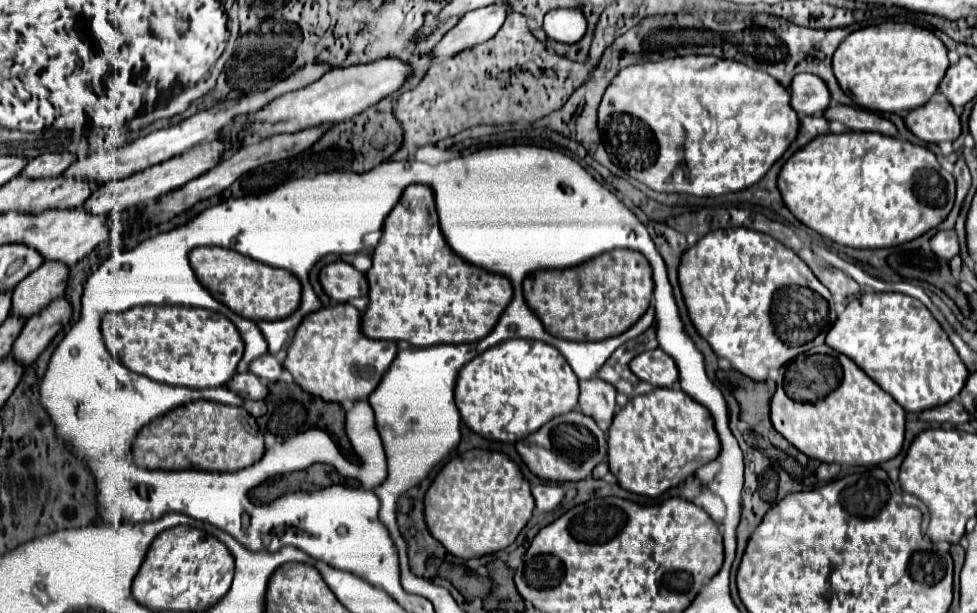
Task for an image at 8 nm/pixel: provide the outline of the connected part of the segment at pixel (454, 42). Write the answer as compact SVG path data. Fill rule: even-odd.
M495 3L495 5L487 5L487 7L481 7L481 9L469 11L437 43L437 47L433 49L433 55L437 59L453 57L459 51L463 51L465 47L473 47L477 43L491 39L501 29L501 25L505 23L507 11L509 11L507 3Z

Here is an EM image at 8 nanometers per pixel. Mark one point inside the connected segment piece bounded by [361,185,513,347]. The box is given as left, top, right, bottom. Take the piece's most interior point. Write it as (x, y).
(421, 291)

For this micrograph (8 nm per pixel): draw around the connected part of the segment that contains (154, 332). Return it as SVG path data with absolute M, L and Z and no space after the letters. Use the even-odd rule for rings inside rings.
M133 307L123 313L105 315L101 331L109 351L123 361L127 369L159 383L191 389L227 385L245 351L237 327L223 313L211 309Z

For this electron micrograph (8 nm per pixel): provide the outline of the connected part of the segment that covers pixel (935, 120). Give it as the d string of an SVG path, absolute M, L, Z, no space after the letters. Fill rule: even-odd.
M938 88L929 103L913 109L907 119L907 127L925 143L955 141L961 135L959 115L949 105L949 99Z

